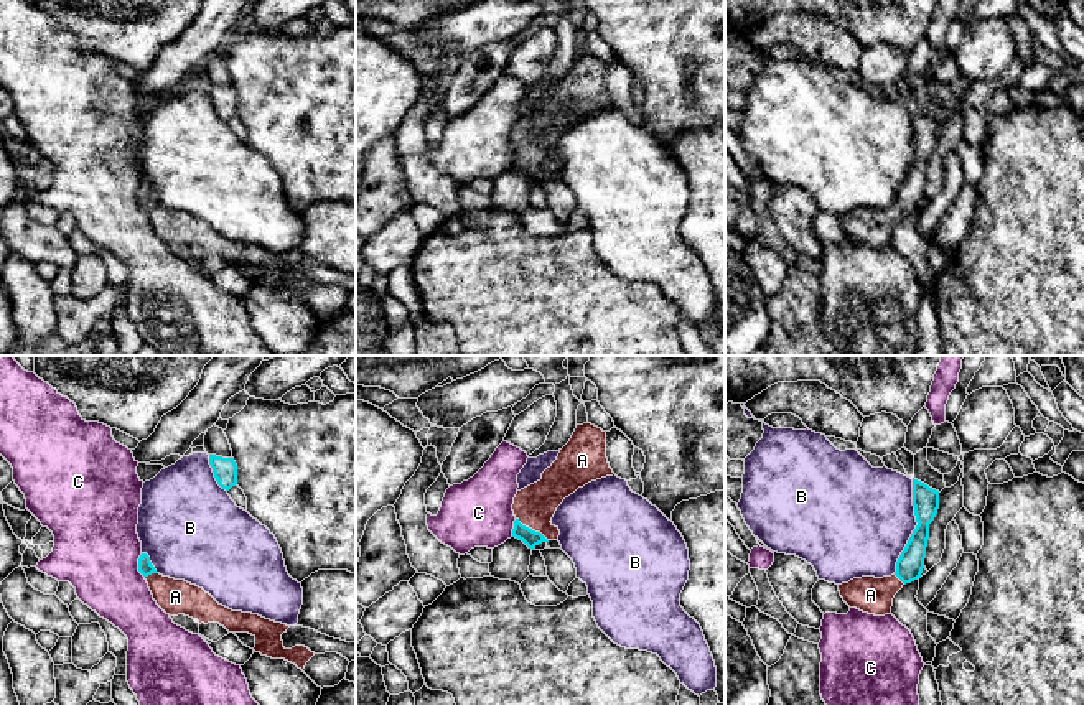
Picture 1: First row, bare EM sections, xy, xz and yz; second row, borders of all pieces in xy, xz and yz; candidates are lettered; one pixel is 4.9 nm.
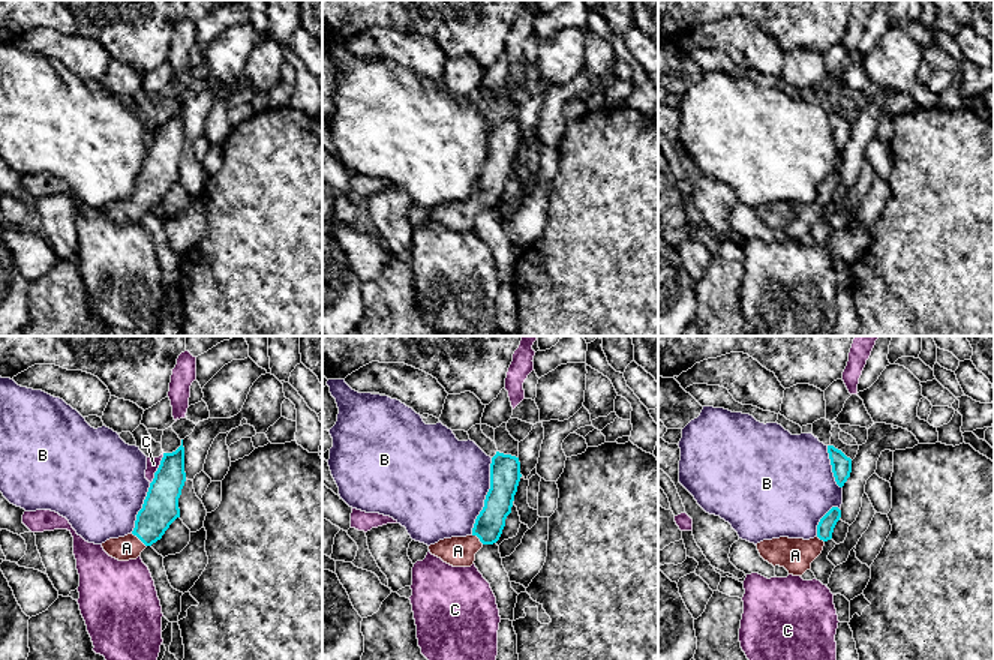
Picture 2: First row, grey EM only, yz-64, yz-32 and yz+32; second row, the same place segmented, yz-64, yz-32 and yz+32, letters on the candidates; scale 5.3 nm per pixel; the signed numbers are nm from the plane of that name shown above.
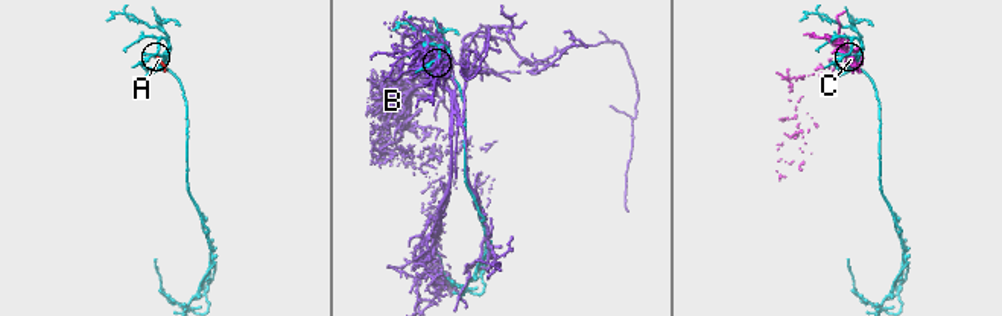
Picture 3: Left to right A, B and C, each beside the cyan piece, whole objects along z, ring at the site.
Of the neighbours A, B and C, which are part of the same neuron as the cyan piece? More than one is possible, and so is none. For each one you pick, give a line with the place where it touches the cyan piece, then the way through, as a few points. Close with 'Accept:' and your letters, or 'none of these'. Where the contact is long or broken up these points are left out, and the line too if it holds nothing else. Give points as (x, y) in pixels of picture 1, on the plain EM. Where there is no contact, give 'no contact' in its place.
A: meets cyan in xz at (531, 160); runs through xz (527, 167), (531, 160), (534, 137)
Accept: A

